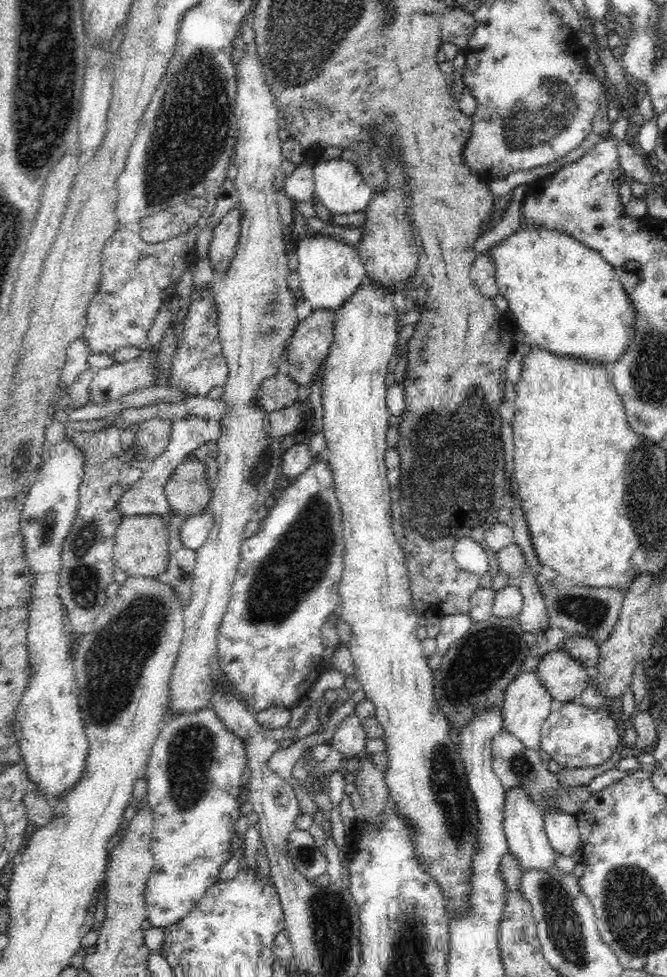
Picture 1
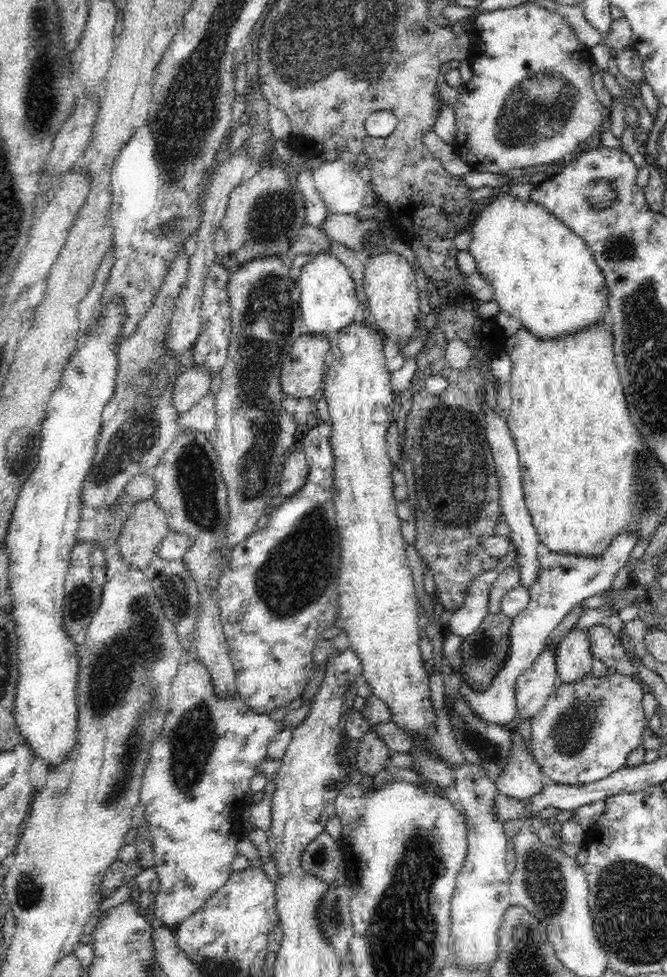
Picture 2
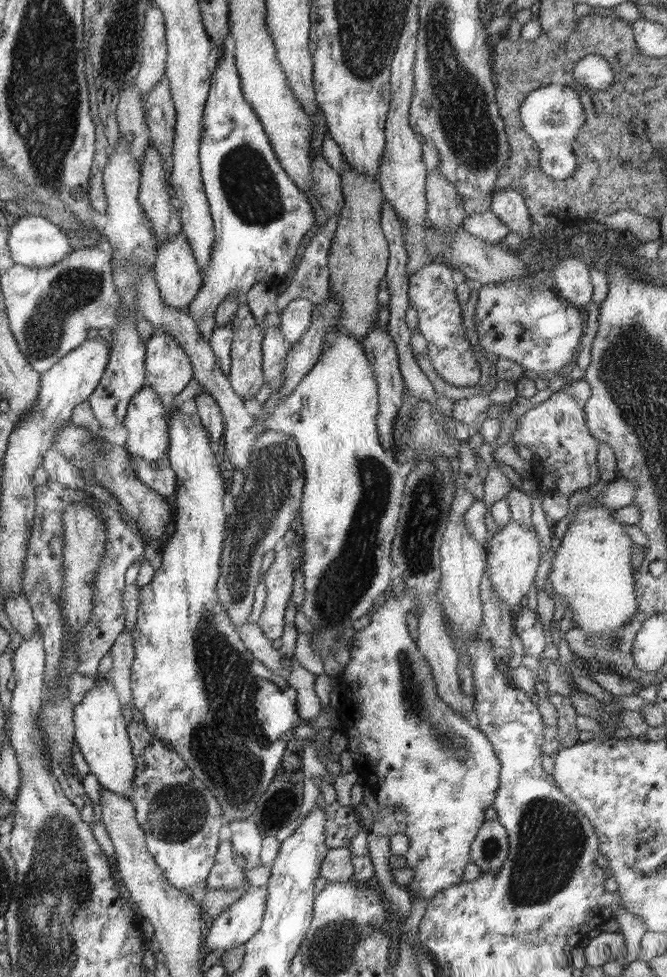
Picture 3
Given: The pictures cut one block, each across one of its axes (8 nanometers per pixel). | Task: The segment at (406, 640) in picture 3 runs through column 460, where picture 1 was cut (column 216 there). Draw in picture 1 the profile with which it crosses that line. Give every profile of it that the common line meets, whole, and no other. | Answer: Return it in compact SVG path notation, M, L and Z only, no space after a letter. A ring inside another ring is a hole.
M204 708L194 713L181 713L180 715L172 715L167 717L161 726L159 736L151 751L151 756L147 764L146 771L143 778L148 783L148 794L146 801L150 805L150 813L154 817L154 828L152 832L151 852L153 855L154 866L146 882L146 890L144 890L144 898L146 901L146 916L154 928L166 929L167 926L177 923L182 920L192 909L196 903L204 896L204 893L218 882L218 873L222 865L226 864L234 855L230 849L230 842L232 842L234 832L234 824L237 824L238 816L240 816L240 805L238 797L243 788L242 772L247 768L246 757L246 741L242 741L234 732L226 729L222 720L218 719L217 713L210 709Z

